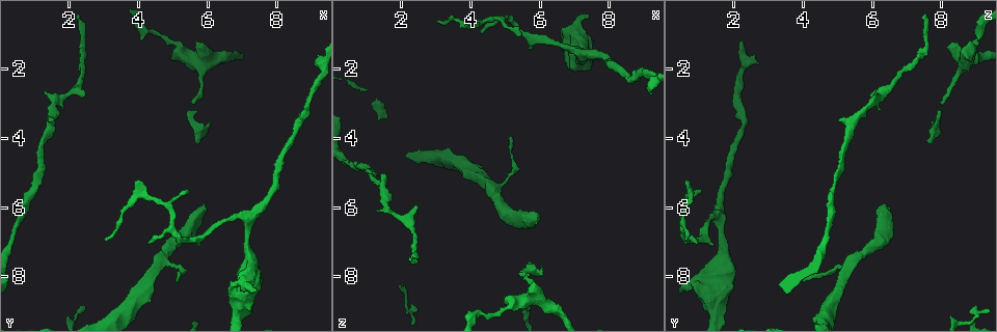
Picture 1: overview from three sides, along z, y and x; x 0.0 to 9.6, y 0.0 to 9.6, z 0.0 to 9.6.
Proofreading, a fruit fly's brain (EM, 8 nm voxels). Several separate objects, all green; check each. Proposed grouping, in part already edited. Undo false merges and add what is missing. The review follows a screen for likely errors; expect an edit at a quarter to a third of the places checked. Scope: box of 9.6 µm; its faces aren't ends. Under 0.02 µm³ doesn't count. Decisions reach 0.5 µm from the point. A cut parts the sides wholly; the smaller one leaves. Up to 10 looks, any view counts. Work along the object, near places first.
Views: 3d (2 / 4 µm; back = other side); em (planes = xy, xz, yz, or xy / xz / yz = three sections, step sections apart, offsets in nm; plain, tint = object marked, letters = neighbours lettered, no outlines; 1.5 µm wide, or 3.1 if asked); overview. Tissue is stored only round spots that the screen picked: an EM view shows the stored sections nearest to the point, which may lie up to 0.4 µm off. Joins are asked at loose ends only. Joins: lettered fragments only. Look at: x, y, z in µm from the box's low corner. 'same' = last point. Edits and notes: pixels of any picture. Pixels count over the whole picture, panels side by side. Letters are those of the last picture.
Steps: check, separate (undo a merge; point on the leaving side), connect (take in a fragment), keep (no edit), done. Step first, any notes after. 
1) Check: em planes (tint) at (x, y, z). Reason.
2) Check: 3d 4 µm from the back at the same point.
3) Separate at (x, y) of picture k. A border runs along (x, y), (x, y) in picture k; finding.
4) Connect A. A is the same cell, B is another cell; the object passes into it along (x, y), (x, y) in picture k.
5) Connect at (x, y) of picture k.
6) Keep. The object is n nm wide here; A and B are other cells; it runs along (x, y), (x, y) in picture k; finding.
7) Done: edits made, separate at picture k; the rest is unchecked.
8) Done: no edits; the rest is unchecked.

Check: em xy step 8 (tint) at (5.90, 5.90, 6.20). Branch stops here.

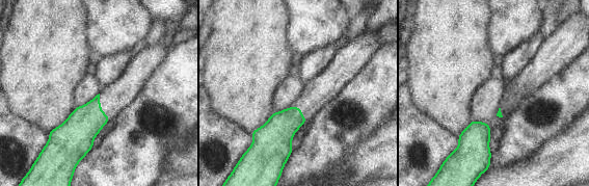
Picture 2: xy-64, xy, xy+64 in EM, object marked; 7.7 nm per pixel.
Check: em planes (letters) at the same point. Cut it another way.

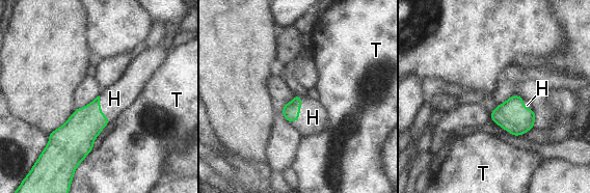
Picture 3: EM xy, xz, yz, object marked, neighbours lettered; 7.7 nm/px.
Connect H. H is the same cell, T is another cell; the cell continues.

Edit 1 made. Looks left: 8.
Check: overview. See it whole again.

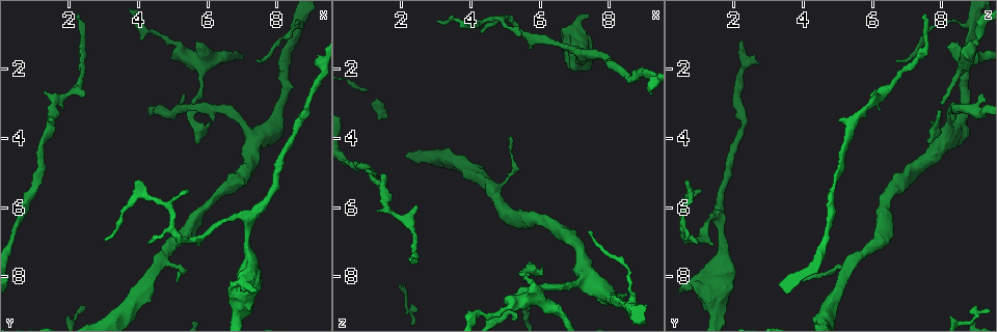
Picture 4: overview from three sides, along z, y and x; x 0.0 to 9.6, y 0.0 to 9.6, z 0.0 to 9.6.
Check: em planes (letters) at (3.95, 5.25, 0.60). Free end.

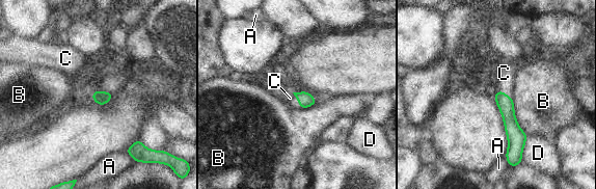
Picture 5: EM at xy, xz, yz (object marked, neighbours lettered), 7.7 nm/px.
Connect C. C is the same cell, A, B and D are other cells; it goes on there.

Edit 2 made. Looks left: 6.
Check: overview.

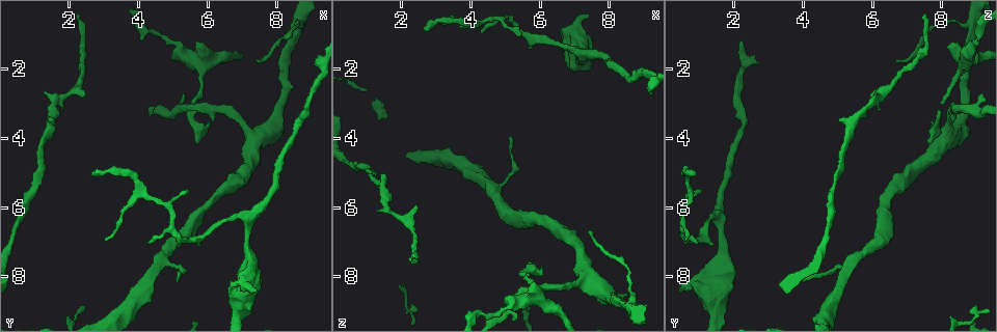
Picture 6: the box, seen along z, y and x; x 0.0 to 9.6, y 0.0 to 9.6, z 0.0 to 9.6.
Check: 3d 2 µm at (3.10, 6.95, 0.60). Branch stops here.

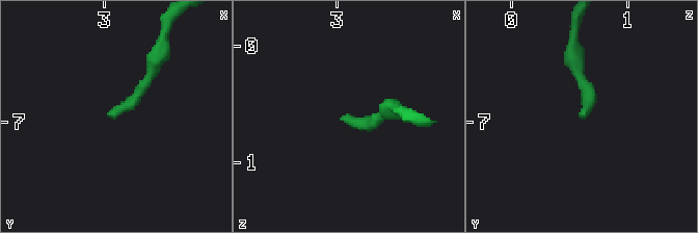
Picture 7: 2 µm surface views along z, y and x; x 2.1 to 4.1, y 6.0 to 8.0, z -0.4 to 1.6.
Check: em planes (letters) at (3.04, 6.94, 0.62).

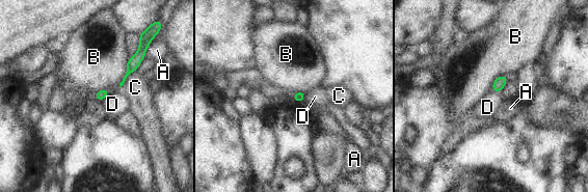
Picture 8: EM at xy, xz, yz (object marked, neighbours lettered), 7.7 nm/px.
Keep. The object is 70 nm wide here; the longest contact is with B, 240 nm; A, B, C and D are other cells; no lettered fragment goes on from it.

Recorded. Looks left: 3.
Done: edits made, connect at picture 3, connect at picture 5; the rest is unchecked.

